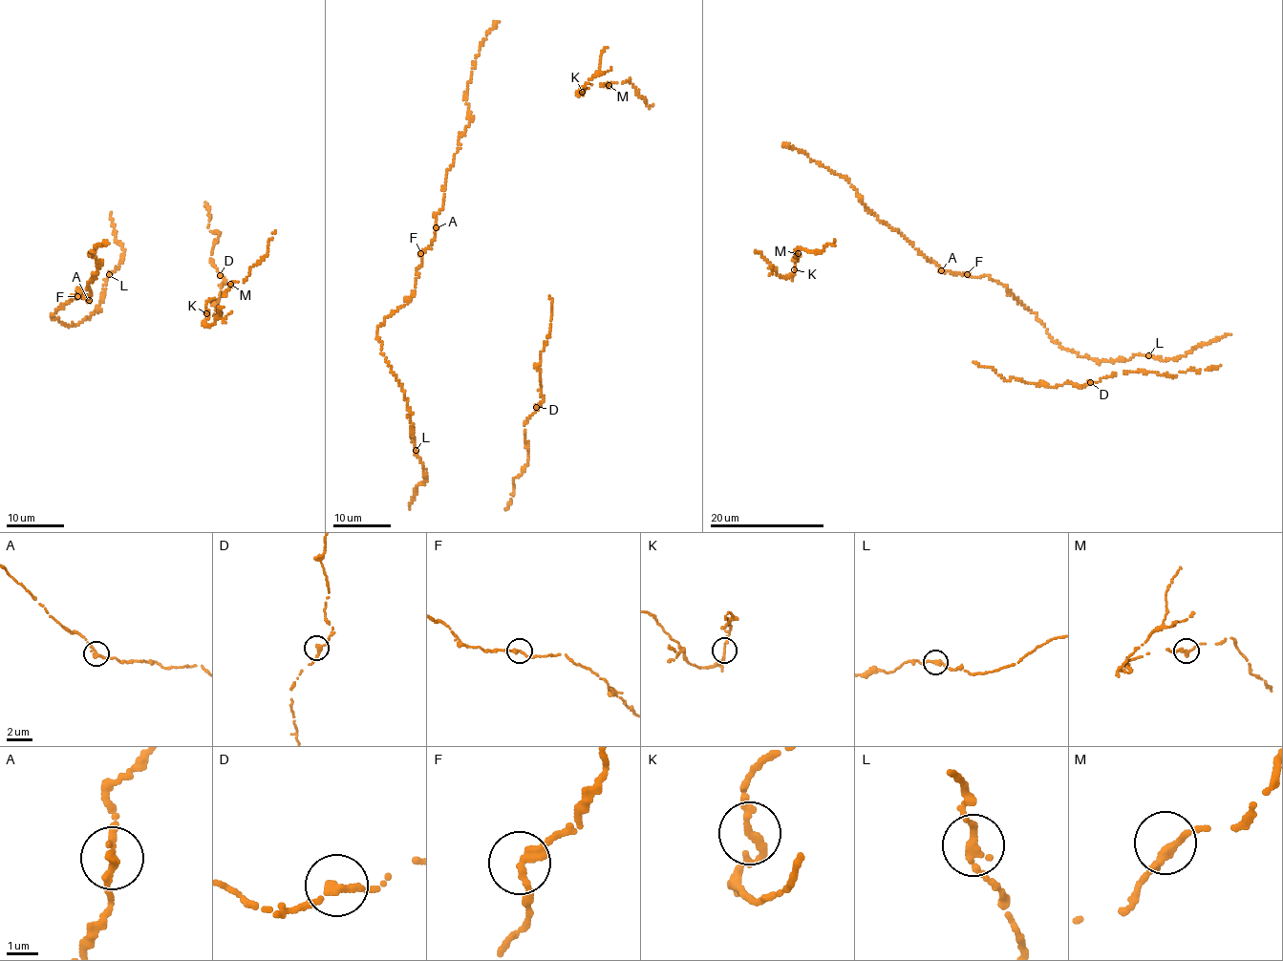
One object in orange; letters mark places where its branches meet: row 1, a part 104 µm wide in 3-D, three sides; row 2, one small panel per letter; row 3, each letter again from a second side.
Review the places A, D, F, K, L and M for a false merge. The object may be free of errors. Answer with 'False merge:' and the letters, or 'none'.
False merge: none

